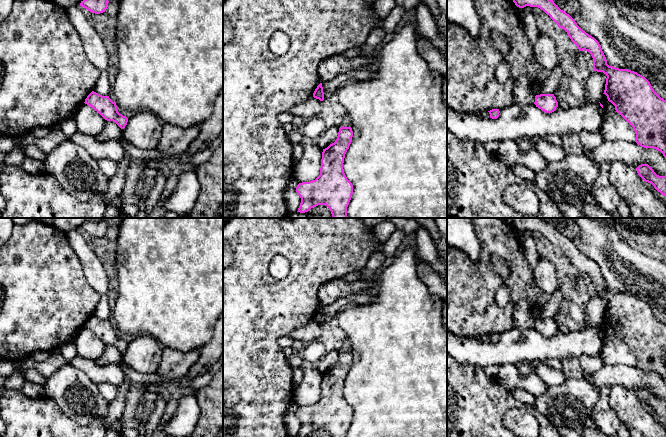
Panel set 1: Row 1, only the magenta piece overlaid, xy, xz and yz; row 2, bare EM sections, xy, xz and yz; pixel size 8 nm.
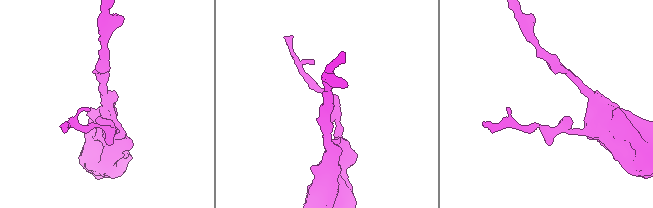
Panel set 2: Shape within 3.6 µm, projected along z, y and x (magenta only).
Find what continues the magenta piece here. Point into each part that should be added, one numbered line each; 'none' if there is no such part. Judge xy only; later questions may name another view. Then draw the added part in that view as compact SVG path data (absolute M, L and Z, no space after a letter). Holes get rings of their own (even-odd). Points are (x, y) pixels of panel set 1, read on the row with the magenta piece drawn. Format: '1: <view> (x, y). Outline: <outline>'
none

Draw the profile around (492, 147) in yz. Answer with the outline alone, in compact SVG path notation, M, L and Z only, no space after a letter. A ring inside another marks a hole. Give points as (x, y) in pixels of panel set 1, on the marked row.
M488 141L484 143L486 151L490 154L497 154L499 150L499 145L500 143L496 141Z

